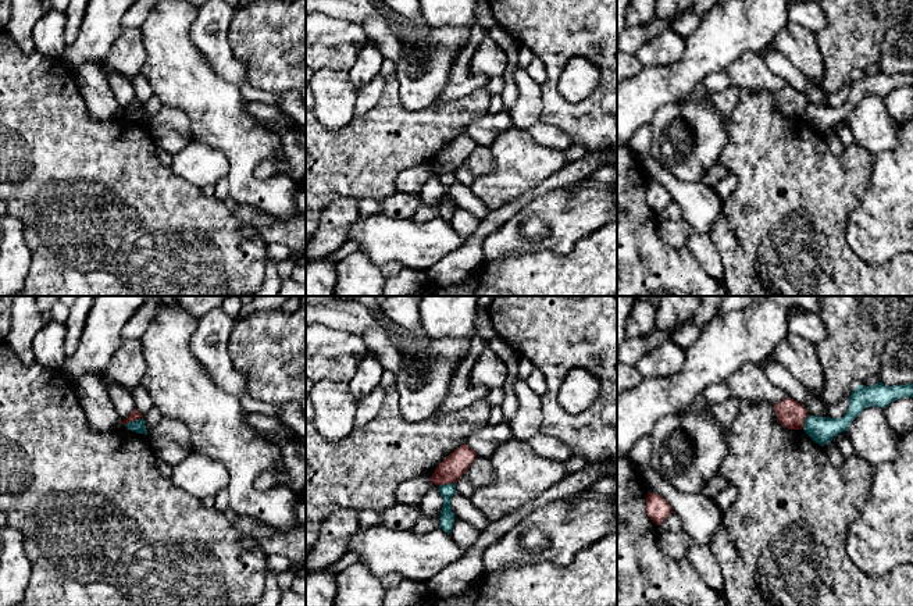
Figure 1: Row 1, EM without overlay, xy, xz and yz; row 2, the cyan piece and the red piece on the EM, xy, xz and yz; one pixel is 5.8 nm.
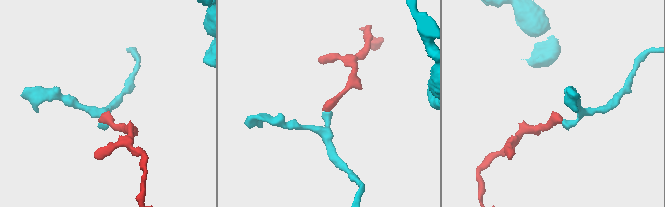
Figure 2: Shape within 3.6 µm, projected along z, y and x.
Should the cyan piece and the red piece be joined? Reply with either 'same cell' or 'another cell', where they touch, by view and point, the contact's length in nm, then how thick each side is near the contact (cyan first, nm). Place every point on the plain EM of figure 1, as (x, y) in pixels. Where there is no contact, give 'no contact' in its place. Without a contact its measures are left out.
another cell | xy (132, 110) | 120 nm | 80/60 nm

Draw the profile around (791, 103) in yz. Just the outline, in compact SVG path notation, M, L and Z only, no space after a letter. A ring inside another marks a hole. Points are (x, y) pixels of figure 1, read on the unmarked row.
M791 86L774 93L774 99L780 113L788 118L802 118L809 104L806 97Z

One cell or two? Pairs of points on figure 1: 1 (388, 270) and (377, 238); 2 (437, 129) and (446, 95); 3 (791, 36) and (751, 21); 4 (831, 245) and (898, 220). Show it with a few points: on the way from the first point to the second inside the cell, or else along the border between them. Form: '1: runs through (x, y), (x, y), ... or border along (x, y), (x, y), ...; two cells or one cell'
1: border along (403, 266), (396, 261), (387, 261), (381, 267); two cells
2: border along (475, 89), (457, 99), (438, 102); two cells
3: border along (790, 21), (773, 38), (769, 49); two cells
4: border along (853, 207), (845, 239), (869, 263); two cells

